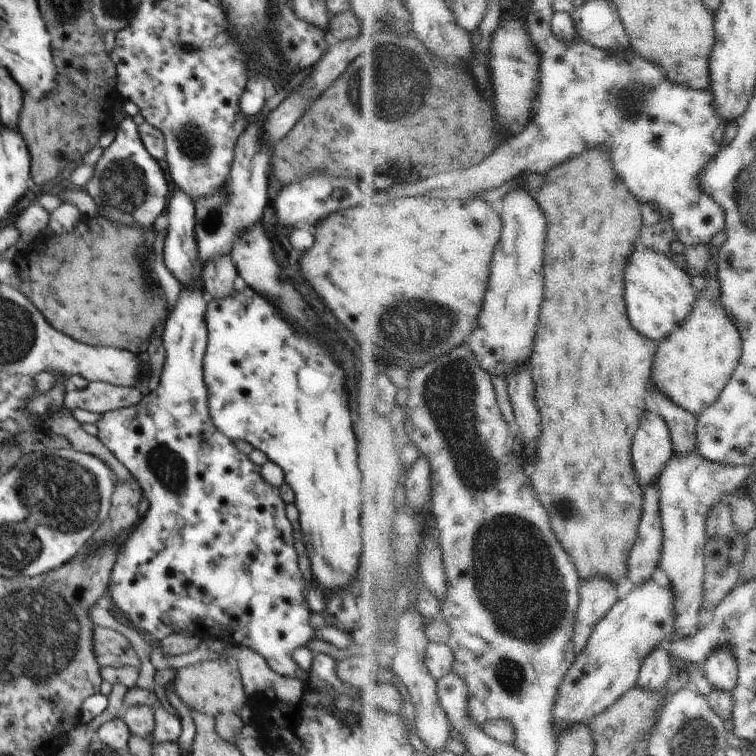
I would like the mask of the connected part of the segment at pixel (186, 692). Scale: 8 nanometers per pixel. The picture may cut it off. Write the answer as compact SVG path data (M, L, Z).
M226 660L200 661L193 665L180 668L176 671L176 678L173 682L174 690L190 709L215 716L227 712L240 713L248 700L248 694L244 690L242 677L238 669Z

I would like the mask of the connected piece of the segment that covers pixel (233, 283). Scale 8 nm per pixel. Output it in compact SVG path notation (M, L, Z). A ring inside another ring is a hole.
M229 254L216 256L206 262L202 271L203 290L211 298L226 298L233 294L240 284L240 276Z

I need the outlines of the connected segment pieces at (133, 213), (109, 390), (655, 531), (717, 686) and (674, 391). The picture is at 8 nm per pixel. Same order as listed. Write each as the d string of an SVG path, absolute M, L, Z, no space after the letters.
M126 114L126 118L115 127L115 131L114 142L103 150L102 156L93 166L94 174L85 184L85 191L98 205L98 216L118 224L137 227L138 230L151 230L158 216L167 209L170 186L164 177L163 168L150 156L140 140L132 116Z
M89 381L86 387L81 389L70 386L65 394L64 408L68 411L73 411L77 408L88 410L88 412L105 413L113 410L120 410L120 408L138 404L142 400L142 393L138 387L126 387L111 385L102 381Z
M652 484L646 494L646 512L641 524L641 534L630 560L628 578L635 587L652 580L656 570L661 568L665 551L663 527L662 490L659 484Z
M730 648L716 650L704 665L704 674L713 690L734 692L739 683L739 664L736 654Z
M719 275L712 276L712 278L707 277L706 283L707 287L699 293L694 312L692 312L690 320L686 322L686 326L661 343L657 360L654 362L651 381L652 385L655 385L660 392L670 396L672 402L684 406L694 416L702 416L710 406L714 406L720 400L734 373L737 372L738 366L741 365L744 347L741 330L736 326L736 322L728 316L728 310L724 306L724 300L722 300L724 290L722 290Z

